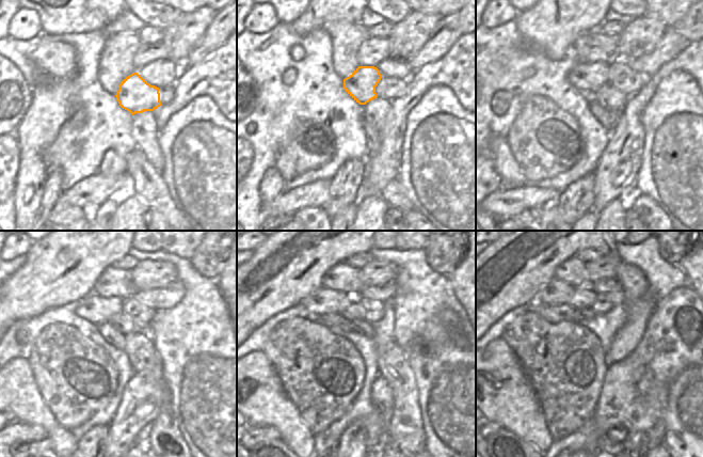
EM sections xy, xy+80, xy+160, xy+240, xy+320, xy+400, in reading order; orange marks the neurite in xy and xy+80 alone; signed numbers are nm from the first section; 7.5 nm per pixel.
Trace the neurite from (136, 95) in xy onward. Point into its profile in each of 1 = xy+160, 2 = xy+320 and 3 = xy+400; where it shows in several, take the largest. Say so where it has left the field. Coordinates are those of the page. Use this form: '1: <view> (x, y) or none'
1: xy+160 (588, 77)
2: xy+320 (323, 301)
3: xy+400 (556, 293)

